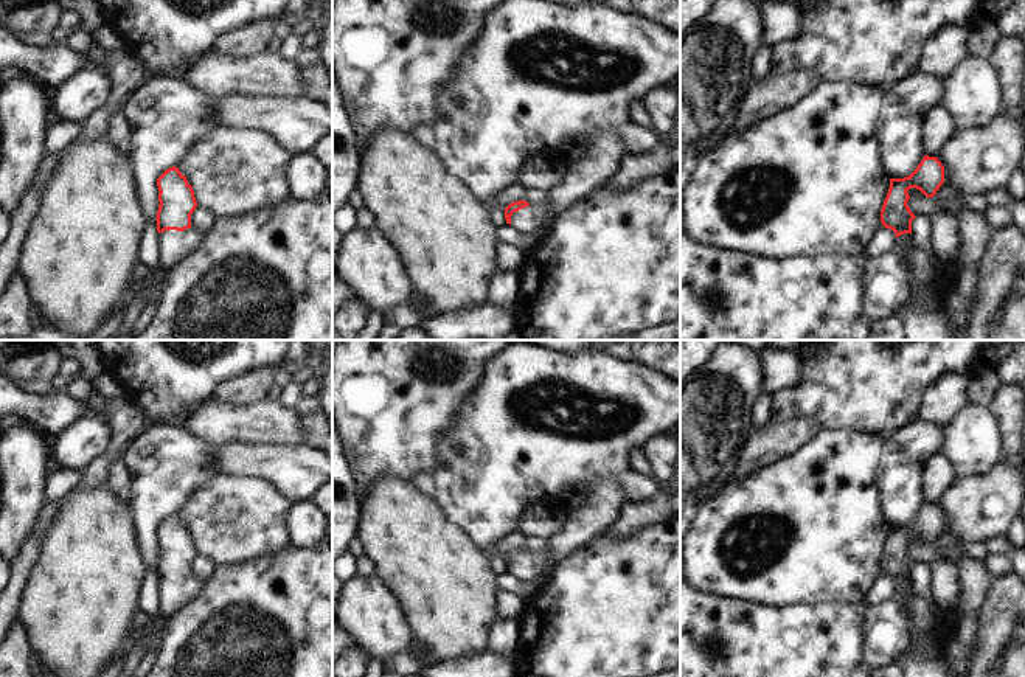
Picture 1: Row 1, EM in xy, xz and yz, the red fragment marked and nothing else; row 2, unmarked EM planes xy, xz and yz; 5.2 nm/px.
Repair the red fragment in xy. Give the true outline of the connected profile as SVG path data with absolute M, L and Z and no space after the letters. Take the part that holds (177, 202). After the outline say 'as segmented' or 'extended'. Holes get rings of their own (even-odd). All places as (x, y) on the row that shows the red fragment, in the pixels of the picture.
M172 166L158 179L157 244L160 247L160 269L168 272L172 266L194 252L202 234L191 228L191 214L197 207L193 186L186 177Z | extended

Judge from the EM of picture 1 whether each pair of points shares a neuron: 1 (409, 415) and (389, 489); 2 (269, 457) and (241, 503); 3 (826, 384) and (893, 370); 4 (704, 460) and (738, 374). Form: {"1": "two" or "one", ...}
{"1": "two", "2": "two", "3": "one", "4": "one"}

